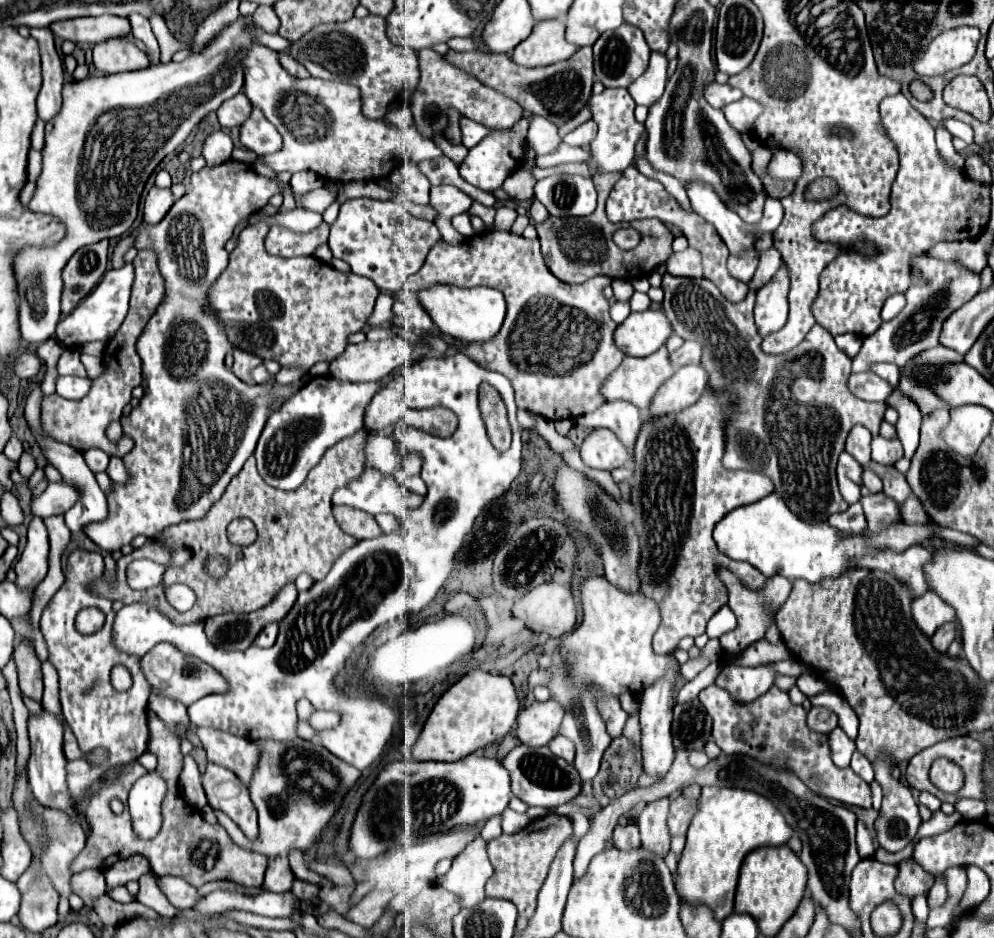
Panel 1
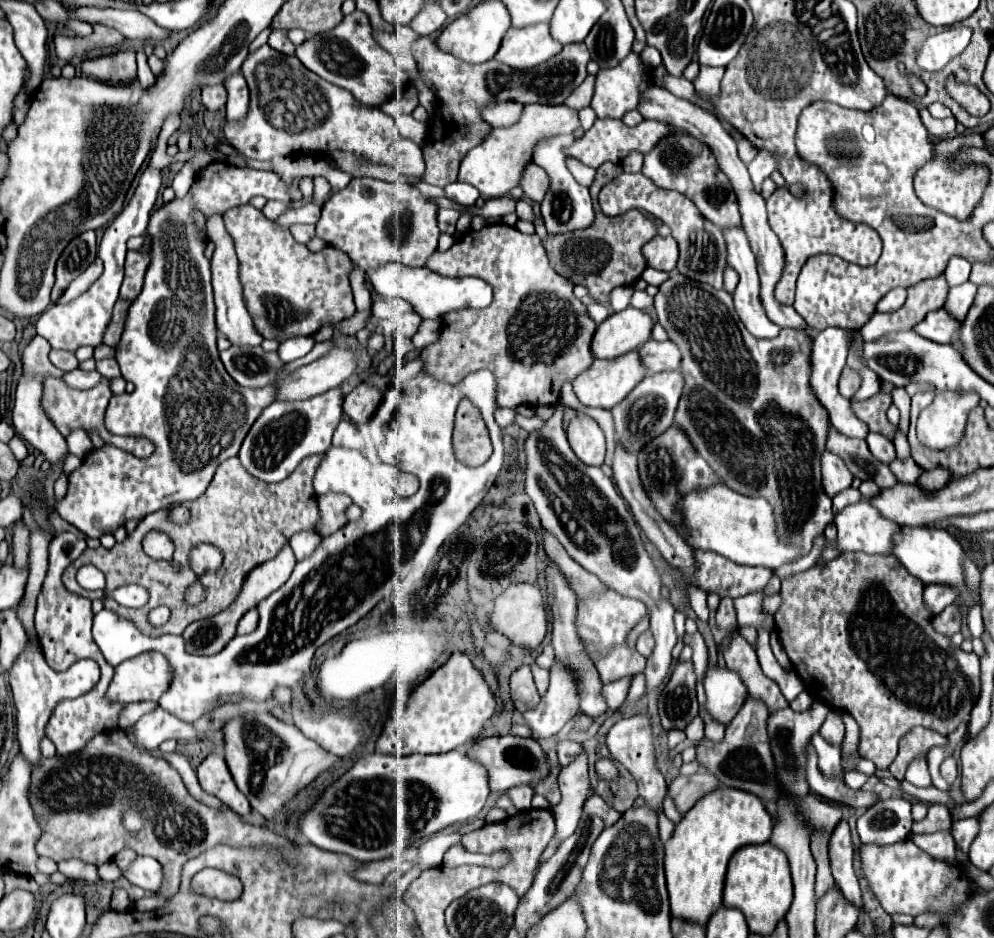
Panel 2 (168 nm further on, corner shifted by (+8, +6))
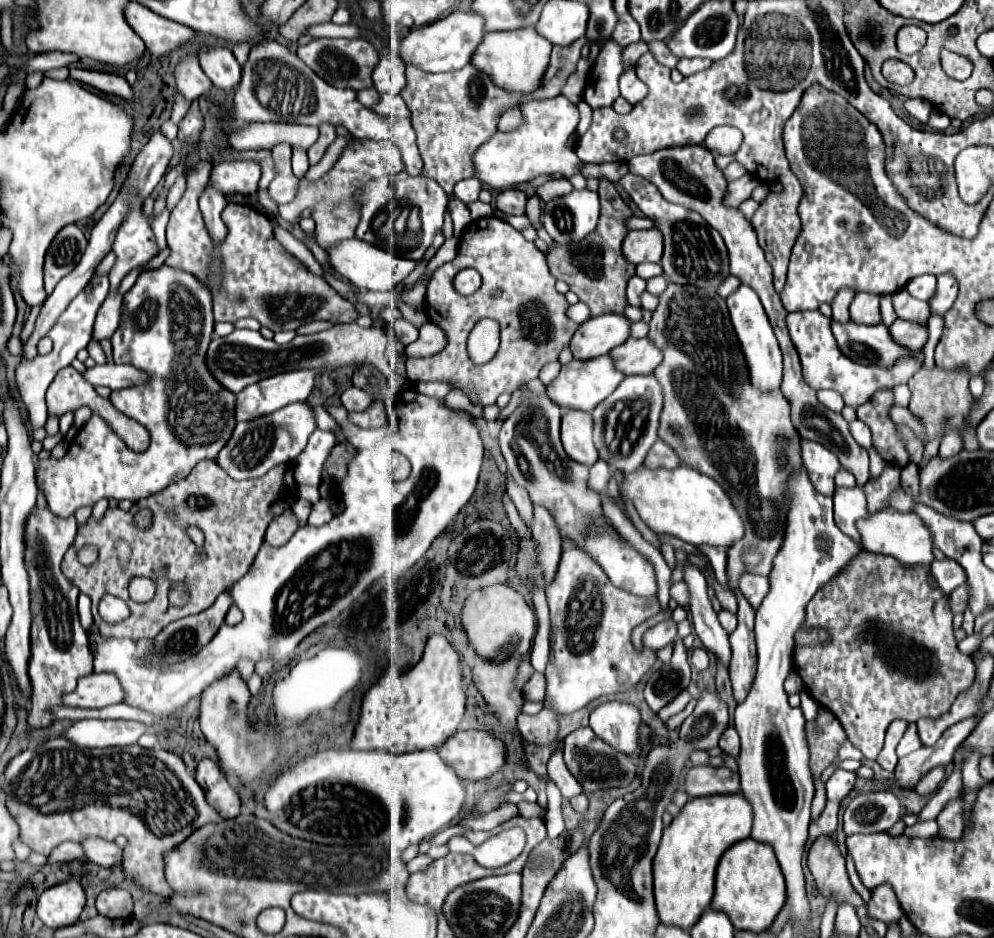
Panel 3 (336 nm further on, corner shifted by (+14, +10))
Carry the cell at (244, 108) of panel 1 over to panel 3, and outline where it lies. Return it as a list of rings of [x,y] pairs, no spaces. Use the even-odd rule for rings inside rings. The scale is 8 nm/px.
[[[186,57],[182,63],[178,63],[174,77],[178,83],[178,91],[186,97],[186,101],[206,97],[212,89],[212,81],[200,69],[198,57]]]

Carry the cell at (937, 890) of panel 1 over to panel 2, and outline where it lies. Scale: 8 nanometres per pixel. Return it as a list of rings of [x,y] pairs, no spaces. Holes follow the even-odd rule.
[[[938,831],[938,833],[924,833],[924,835],[912,835],[912,841],[924,849],[926,853],[930,853],[932,857],[938,857],[940,861],[950,861],[956,863],[954,857],[954,839],[950,835],[950,831]]]

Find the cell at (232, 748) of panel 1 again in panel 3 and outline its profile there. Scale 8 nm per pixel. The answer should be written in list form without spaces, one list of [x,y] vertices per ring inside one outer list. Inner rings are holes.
[[[84,719],[76,721],[64,737],[80,747],[126,747],[134,745],[150,727],[140,721],[124,719]]]

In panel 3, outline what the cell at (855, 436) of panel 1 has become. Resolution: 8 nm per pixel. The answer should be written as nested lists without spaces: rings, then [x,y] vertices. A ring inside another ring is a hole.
[[[854,419],[854,421],[848,421],[848,427],[850,427],[850,433],[852,437],[862,445],[862,447],[870,447],[872,445],[872,439],[870,439],[870,429],[866,423],[862,423],[860,419]]]

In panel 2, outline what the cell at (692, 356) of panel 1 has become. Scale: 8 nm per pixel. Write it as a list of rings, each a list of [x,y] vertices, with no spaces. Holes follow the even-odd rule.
[[[646,341],[640,349],[640,359],[644,361],[644,367],[650,373],[660,373],[666,369],[678,369],[680,367],[680,351],[672,341]]]

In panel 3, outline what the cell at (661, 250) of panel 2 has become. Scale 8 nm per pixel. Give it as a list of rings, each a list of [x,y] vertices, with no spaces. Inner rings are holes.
[[[654,227],[648,231],[630,231],[622,243],[622,253],[626,261],[638,263],[660,263],[664,251],[664,237]]]

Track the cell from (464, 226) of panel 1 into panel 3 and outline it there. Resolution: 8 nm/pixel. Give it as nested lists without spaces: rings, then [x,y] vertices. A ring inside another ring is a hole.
[[[479,200],[467,204],[470,214],[473,219],[480,219],[483,217],[491,217],[494,215],[494,209],[489,203],[483,203]]]

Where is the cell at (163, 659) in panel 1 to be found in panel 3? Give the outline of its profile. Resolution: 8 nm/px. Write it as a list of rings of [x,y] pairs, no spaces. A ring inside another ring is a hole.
[[[92,673],[90,677],[82,677],[74,693],[68,693],[64,705],[84,707],[84,709],[100,709],[114,703],[122,703],[124,689],[114,673]]]

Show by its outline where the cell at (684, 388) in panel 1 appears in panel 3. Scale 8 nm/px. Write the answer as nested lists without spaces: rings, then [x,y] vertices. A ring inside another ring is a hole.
[[[630,375],[618,389],[592,411],[594,417],[594,445],[610,467],[622,473],[632,473],[642,467],[648,449],[658,441],[658,419],[662,413],[664,395],[662,385],[654,375]]]

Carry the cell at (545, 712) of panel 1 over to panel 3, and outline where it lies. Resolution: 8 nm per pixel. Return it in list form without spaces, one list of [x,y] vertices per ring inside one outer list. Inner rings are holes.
[[[570,541],[562,543],[562,561],[558,567],[558,577],[552,581],[550,589],[546,589],[548,605],[550,605],[550,619],[552,619],[552,631],[550,631],[550,663],[546,667],[546,699],[544,707],[556,711],[558,715],[574,713],[582,707],[586,707],[590,701],[602,697],[602,695],[614,695],[628,691],[634,687],[644,673],[654,665],[656,651],[642,649],[636,651],[630,641],[630,633],[636,625],[646,621],[648,617],[656,615],[660,611],[658,599],[646,601],[642,597],[634,597],[622,589],[616,589],[610,585],[610,579],[578,549],[576,545],[570,545]]]

